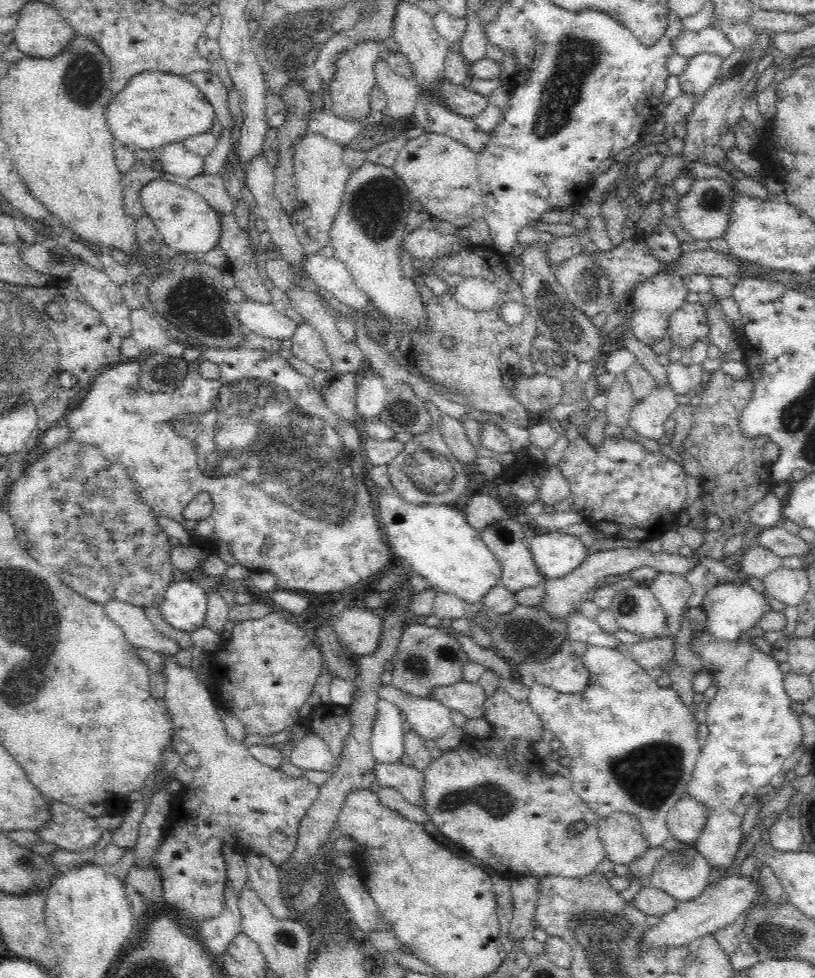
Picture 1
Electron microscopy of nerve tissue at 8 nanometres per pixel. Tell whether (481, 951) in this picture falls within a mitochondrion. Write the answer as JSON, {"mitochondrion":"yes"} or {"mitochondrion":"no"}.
{"mitochondrion":"no"}

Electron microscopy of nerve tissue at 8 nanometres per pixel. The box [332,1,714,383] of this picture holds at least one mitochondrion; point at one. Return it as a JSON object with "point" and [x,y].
{"point":[578,57]}

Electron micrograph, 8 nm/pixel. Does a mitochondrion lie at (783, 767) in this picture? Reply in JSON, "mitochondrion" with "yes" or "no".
{"mitochondrion":"no"}

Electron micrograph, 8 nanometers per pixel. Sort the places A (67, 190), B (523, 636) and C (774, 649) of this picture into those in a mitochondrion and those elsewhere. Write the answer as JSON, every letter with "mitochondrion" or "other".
{"A":"other","B":"mitochondrion","C":"other"}

